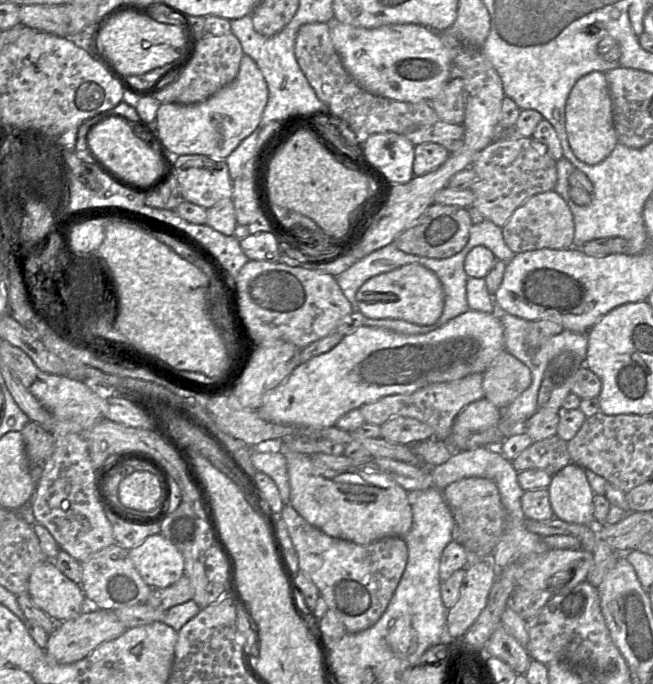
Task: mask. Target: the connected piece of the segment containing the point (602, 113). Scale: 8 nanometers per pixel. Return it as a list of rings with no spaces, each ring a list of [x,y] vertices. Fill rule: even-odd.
[[[590,72],[576,81],[565,105],[565,129],[573,153],[580,161],[588,165],[602,162],[613,151],[618,140],[605,73]]]

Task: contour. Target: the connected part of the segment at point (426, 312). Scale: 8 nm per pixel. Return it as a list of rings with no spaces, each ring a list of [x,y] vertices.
[[[407,264],[367,280],[356,293],[356,309],[371,319],[400,319],[420,326],[436,323],[444,309],[444,292],[437,275],[426,267]]]

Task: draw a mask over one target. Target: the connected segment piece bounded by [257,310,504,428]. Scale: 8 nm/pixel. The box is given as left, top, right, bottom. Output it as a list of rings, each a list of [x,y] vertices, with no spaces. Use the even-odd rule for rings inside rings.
[[[468,310],[443,326],[418,335],[404,335],[376,327],[359,327],[329,352],[300,364],[278,387],[266,393],[257,410],[266,421],[295,424],[308,428],[330,428],[353,409],[397,394],[411,394],[430,385],[459,380],[473,373],[484,373],[494,358],[504,350],[504,330],[497,314]]]

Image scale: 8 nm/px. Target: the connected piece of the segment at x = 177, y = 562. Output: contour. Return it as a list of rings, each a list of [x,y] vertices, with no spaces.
[[[151,535],[129,550],[129,556],[143,581],[151,588],[172,585],[184,574],[184,560],[163,535]]]

